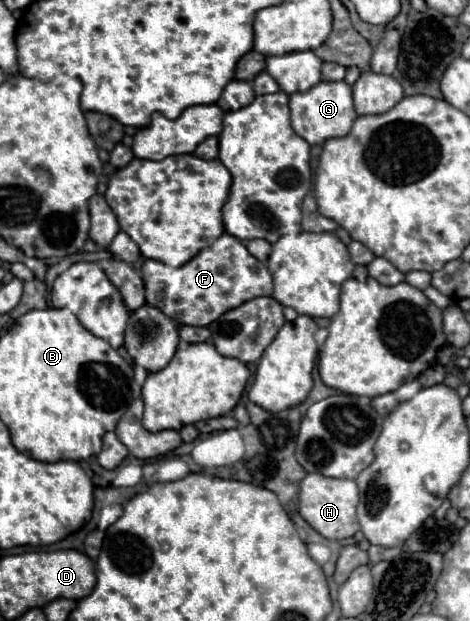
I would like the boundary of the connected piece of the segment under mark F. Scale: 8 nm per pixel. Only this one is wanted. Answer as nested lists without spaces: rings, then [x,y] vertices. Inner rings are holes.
[[[223,233],[183,267],[173,269],[159,261],[145,259],[141,273],[147,291],[147,303],[161,309],[167,317],[171,317],[179,325],[195,325],[195,327],[211,325],[225,311],[235,309],[249,299],[271,295],[273,291],[269,269],[261,265],[245,249],[245,245],[229,233]]]

